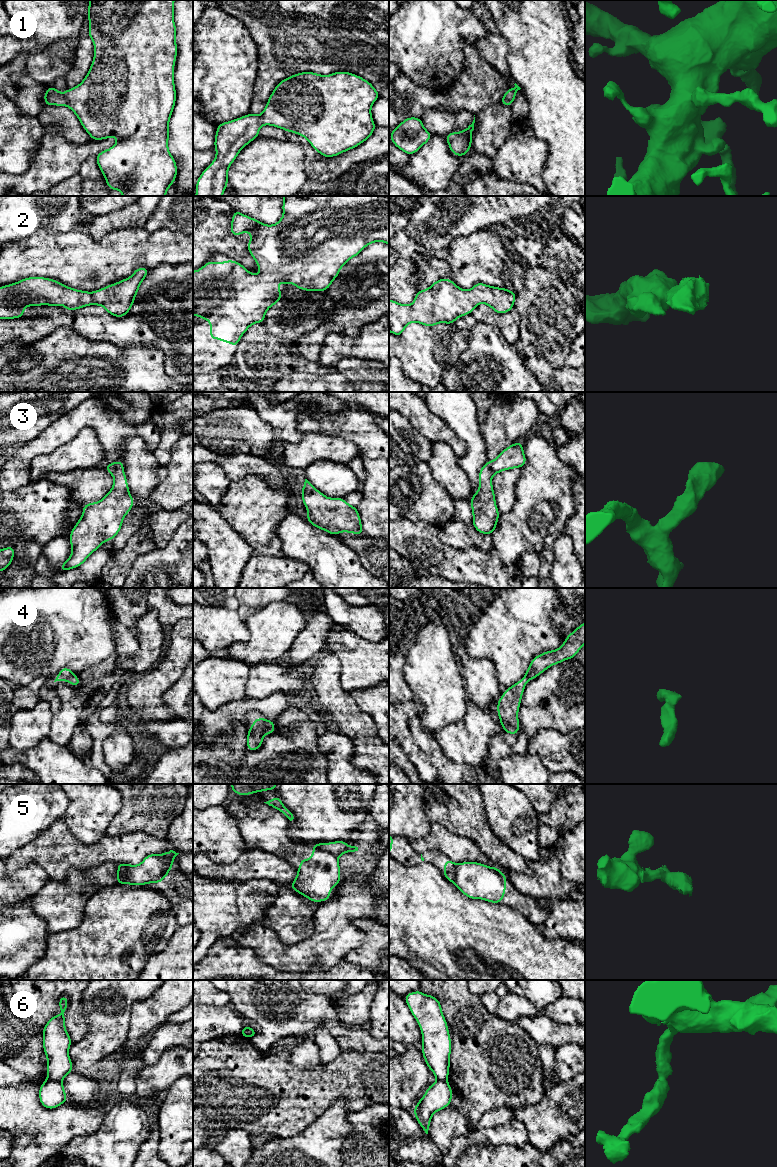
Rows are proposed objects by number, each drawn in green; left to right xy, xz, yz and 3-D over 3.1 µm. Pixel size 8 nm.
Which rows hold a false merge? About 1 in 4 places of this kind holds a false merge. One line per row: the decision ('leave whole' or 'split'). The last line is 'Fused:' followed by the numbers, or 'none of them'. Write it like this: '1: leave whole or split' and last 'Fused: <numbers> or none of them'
1: leave whole
2: leave whole
3: leave whole
4: leave whole
5: split
6: split
Fused: 5, 6

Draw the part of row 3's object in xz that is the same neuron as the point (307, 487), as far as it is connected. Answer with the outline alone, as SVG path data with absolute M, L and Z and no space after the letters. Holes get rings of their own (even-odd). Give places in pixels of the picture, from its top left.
M307 479L301 495L308 513L306 520L314 527L332 535L341 532L364 534L357 508L349 505L344 498L326 497Z

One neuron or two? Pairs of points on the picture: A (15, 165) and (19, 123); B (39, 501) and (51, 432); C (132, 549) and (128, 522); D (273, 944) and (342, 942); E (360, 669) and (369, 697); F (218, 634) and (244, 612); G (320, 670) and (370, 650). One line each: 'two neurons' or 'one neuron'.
A: one neuron
B: two neurons
C: two neurons
D: one neuron
E: two neurons
F: two neurons
G: two neurons

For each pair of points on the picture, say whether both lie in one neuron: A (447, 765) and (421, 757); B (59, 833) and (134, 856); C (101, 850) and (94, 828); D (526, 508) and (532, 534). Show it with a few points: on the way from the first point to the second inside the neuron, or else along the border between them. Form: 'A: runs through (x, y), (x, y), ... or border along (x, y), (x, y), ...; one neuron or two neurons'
A: border along (415, 742), (429, 758), (437, 773); two neurons
B: runs through (78, 851), (115, 852); one neuron
C: border along (105, 835), (90, 844), (81, 843), (75, 838); two neurons
D: runs through (531, 514), (531, 528); one neuron

